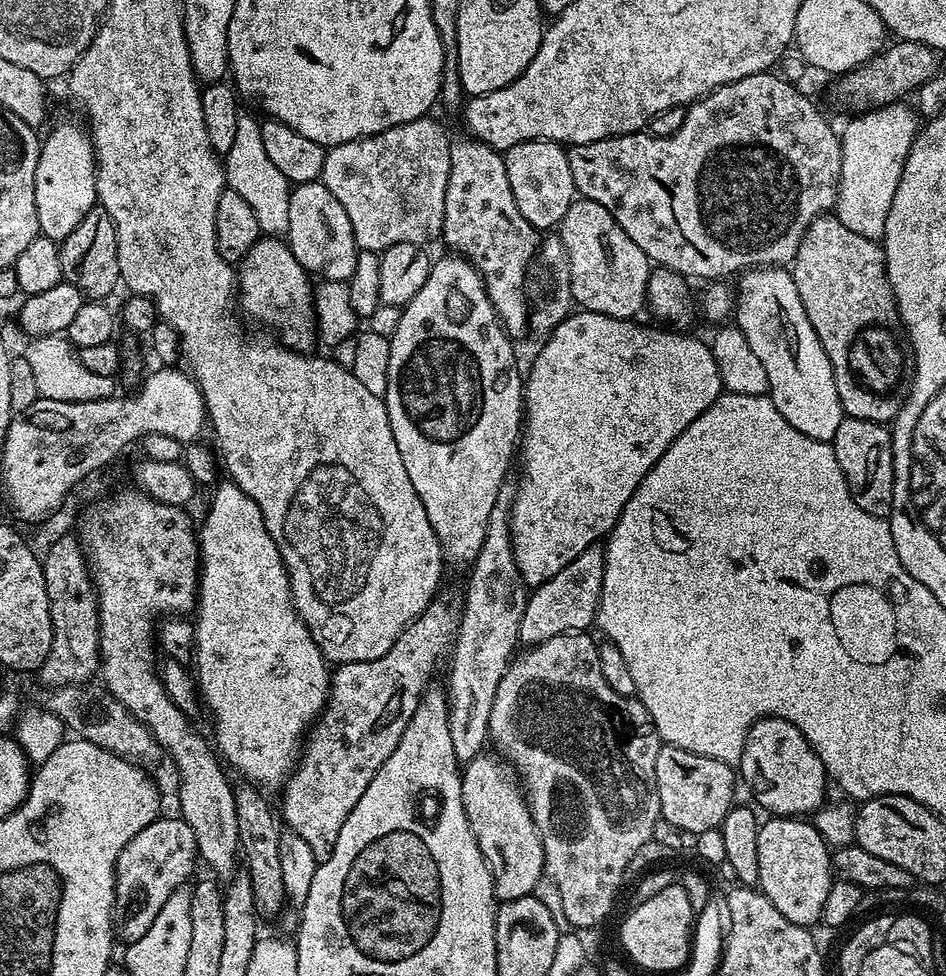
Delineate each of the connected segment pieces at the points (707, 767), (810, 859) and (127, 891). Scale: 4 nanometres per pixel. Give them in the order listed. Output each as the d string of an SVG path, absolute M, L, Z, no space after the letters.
M664 744L658 750L654 774L661 817L682 830L699 834L711 828L719 829L726 814L734 807L732 795L736 792L736 784L738 788L738 776L733 765L718 758L706 758L673 744Z
M768 818L761 823L758 830L758 888L774 906L778 906L778 914L790 918L790 922L812 926L824 914L826 894L830 894L830 886L834 879L832 870L832 852L830 845L816 829L814 823L804 818Z
M158 818L134 834L134 838L126 842L122 854L118 854L114 932L124 942L142 938L142 934L150 930L150 922L158 918L158 910L166 906L166 898L189 883L188 875L198 864L194 830L182 818L164 819Z

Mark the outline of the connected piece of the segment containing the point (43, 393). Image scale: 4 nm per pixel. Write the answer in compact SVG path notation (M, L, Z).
M67 335L37 336L27 341L28 349L24 356L28 359L28 372L32 375L32 384L36 387L35 395L46 400L58 402L94 402L106 400L113 395L116 380L111 376L94 374L82 366L77 349Z

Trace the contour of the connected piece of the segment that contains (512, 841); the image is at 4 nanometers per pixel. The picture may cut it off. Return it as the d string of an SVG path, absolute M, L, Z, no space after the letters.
M478 755L463 765L460 774L462 806L466 810L470 830L474 830L478 850L482 850L482 854L490 866L490 874L494 878L496 899L503 902L533 895L538 880L546 874L544 871L544 851L542 850L542 838L538 835L538 826L530 814L528 801L524 798L524 789L512 765L499 755L488 755Z

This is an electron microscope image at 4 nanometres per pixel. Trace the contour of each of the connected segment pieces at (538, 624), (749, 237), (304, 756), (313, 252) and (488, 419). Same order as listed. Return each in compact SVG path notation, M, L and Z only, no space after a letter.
M593 546L582 550L574 562L562 566L554 578L535 585L529 591L526 610L522 614L519 643L524 646L541 644L558 634L582 632L596 622L596 611L602 594L604 577L604 548Z
M772 70L750 74L726 86L718 86L715 92L687 105L686 122L682 122L682 130L676 130L669 136L654 136L641 130L602 138L598 142L571 145L567 154L577 193L585 200L598 202L598 206L606 206L606 210L614 214L618 226L626 230L634 246L638 246L638 250L642 250L642 254L646 254L653 265L669 268L685 278L697 276L700 282L716 282L721 278L728 278L724 276L735 277L749 269L791 265L802 242L802 234L806 234L812 219L831 213L835 209L842 170L842 150L837 129L832 129L831 122L820 113L819 106L796 88L799 87L793 81L784 79Z
M441 587L436 599L430 606L394 642L394 646L382 658L374 658L370 662L354 662L339 665L332 672L332 686L328 689L328 703L320 713L315 724L307 733L302 744L302 751L298 763L292 770L292 775L285 779L282 785L284 797L278 804L278 812L288 823L287 827L296 832L314 850L317 861L326 859L332 853L334 842L338 842L338 833L342 830L342 822L350 818L350 810L358 806L358 798L374 774L394 754L394 746L398 746L398 738L402 738L402 730L414 718L414 710L418 710L418 702L422 698L425 688L433 683L432 675L436 672L436 660L440 660L451 653L456 635L460 630L460 623L464 617L464 594L458 587Z
M323 182L314 184L295 185L290 194L290 222L286 233L288 249L298 258L298 262L313 277L320 276L321 281L343 280L348 282L354 274L358 249L354 238L354 226L350 226L350 218L346 210L342 210L342 202L330 194L330 190Z
M447 254L433 263L430 274L426 278L426 286L414 294L410 303L405 304L397 329L390 337L390 374L386 382L386 394L383 402L388 408L390 430L394 430L394 442L398 442L398 454L402 454L402 463L406 466L406 474L410 474L410 482L414 482L414 490L418 490L418 498L422 498L422 506L426 506L426 518L430 518L430 526L434 526L434 534L438 538L444 559L449 565L471 565L478 558L478 550L482 550L482 538L486 538L486 526L490 522L490 510L494 510L494 502L498 498L498 490L509 479L508 467L514 464L518 452L518 441L522 436L522 409L524 406L524 386L522 372L512 368L516 356L512 353L513 337L504 330L496 316L496 311L478 270L459 254Z

